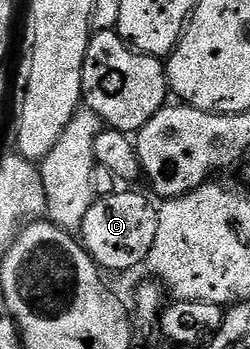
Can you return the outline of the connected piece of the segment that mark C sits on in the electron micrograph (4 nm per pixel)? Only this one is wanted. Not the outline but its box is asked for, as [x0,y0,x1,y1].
[78,192,159,273]

